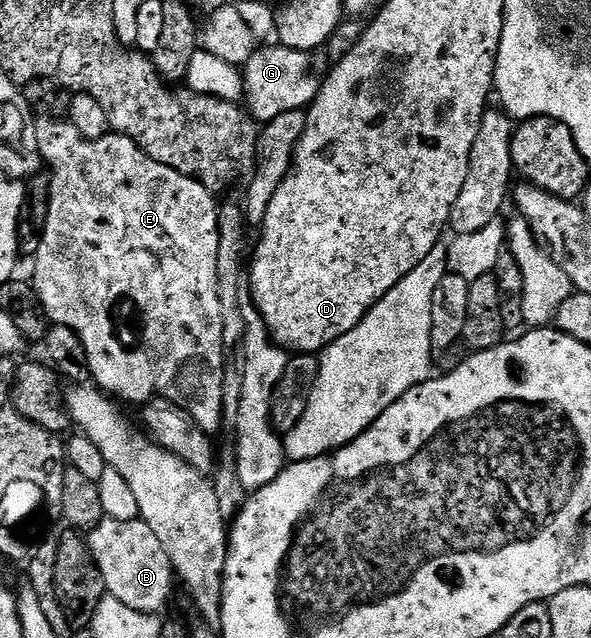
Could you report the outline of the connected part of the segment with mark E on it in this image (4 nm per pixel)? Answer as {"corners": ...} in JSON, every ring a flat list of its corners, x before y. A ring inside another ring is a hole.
{"corners":[[41,118,35,123,35,138,39,142,44,167,53,171,53,177,49,180,49,209,45,212,41,241,32,257,34,260,31,283,33,289,37,291,37,296,43,302,50,321,75,330,87,354,92,383,100,391,118,401,126,400,127,403,138,404,138,406,144,406,157,397,167,399,192,416,202,431,208,434,214,434,217,431,220,433,224,422,223,380,226,361,222,311,219,302,219,278,216,274,220,240,219,222,217,221,218,197,208,192,198,180,179,174,171,166,163,166,155,162,155,158,148,156,134,140,120,134,110,134,98,140,85,140,68,119]]}

